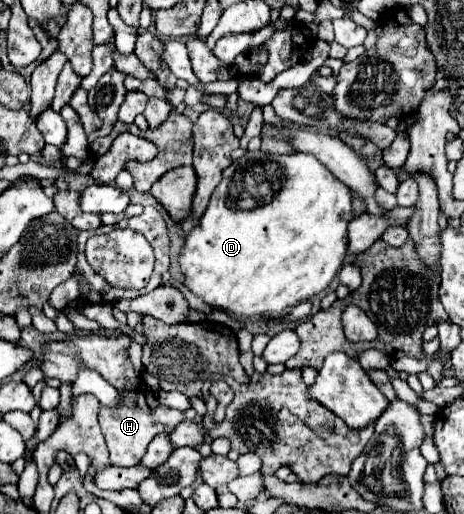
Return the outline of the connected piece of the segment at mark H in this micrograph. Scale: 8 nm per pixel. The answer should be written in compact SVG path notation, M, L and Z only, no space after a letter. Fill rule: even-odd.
M73 333L69 339L59 341L59 343L47 343L45 345L45 355L41 369L47 377L55 377L61 383L73 385L79 373L79 365L85 365L93 371L97 371L107 383L111 383L119 395L121 401L117 407L101 407L99 411L99 421L101 421L101 431L105 435L109 453L111 453L111 465L117 467L131 467L135 465L133 459L141 459L145 455L145 449L149 441L159 435L159 433L169 433L169 429L175 429L185 419L183 411L169 409L157 401L157 395L141 381L139 373L133 369L127 349L131 345L131 339L125 333L119 335L77 335Z

